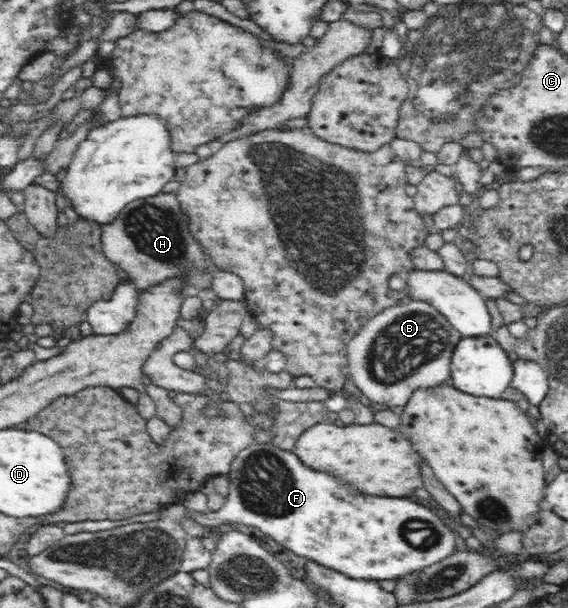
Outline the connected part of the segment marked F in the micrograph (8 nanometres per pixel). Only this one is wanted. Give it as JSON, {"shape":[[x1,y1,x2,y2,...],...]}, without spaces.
{"shape":[[254,441,252,445,246,446,236,458,232,459,232,463,229,467,228,476,228,493,225,496,224,503,217,511,199,512,193,518,206,529,211,526,219,526,224,523,240,523,240,525,246,525,254,529,254,533,262,533,270,539,274,539,276,543,288,547,288,551,300,555,300,557,306,557,306,559,312,559,312,561,318,562,323,566,335,569,354,580,371,580,380,581,381,579,394,580,398,577,404,577,404,575,410,575,410,573,416,573,416,571,422,571,426,567,430,567,440,561,446,555,456,551,456,530,453,527,448,526,442,522,442,519,438,518,429,508,422,506,414,501,410,501,410,498,399,497,376,497,376,495,350,495,350,491,346,491,346,487,338,487,338,483,334,483,334,479,326,479,326,475,314,475,314,471,306,471,306,467,302,467,302,463,298,463,298,459,294,459,294,451,288,451,278,447,274,442,261,443]]}

